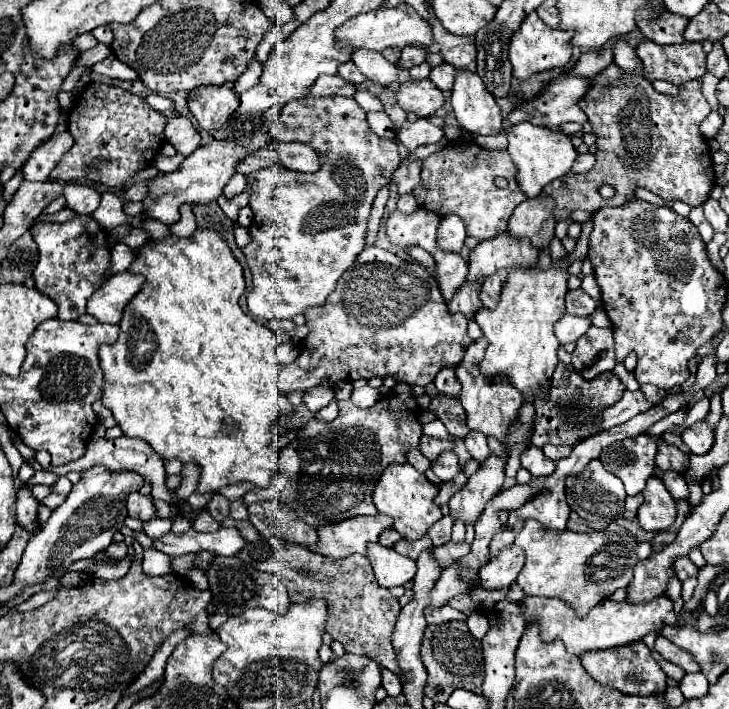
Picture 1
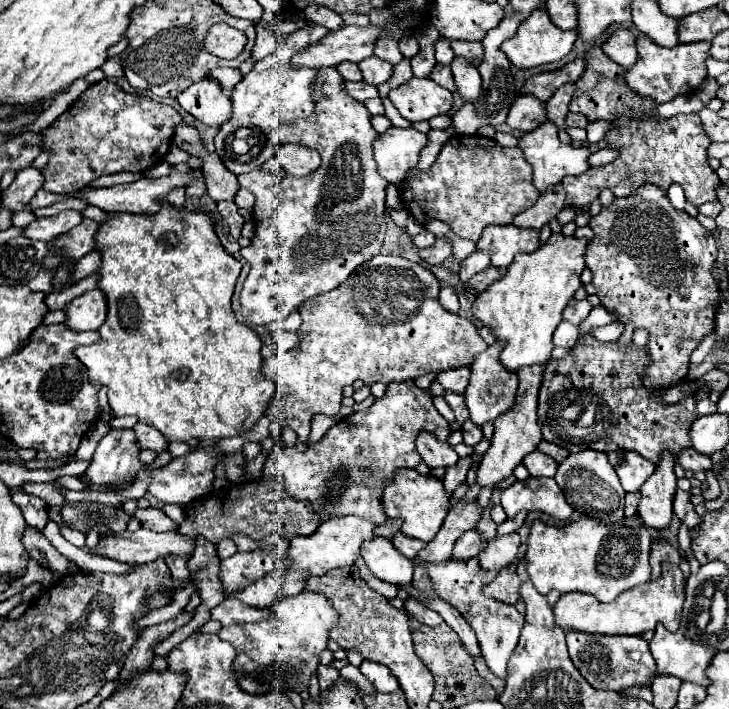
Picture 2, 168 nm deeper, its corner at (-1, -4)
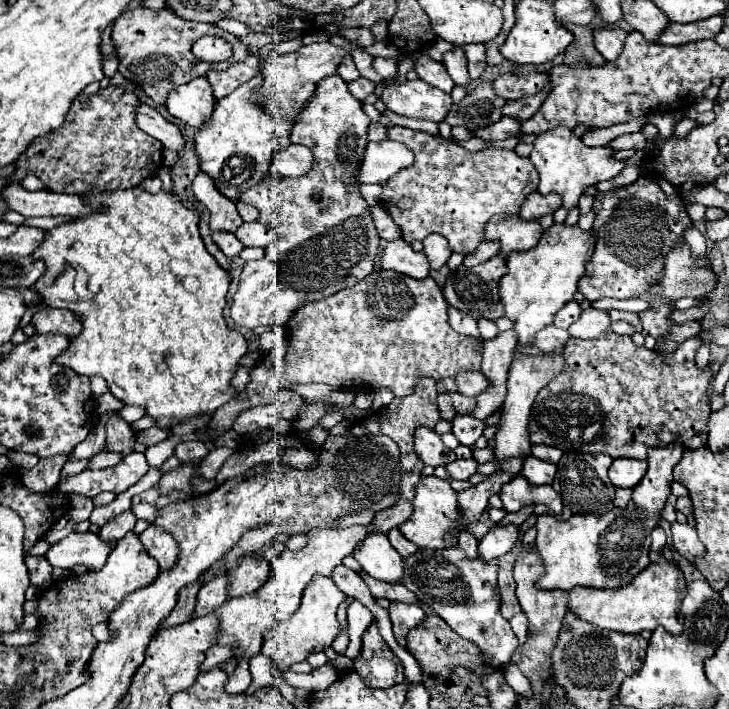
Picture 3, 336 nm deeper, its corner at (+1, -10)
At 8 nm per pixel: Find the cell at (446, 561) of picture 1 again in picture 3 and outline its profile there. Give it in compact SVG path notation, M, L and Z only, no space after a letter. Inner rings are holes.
M462 533L460 537L458 537L458 547L466 553L466 557L468 559L474 559L474 557L478 557L478 541L476 541L476 537L472 535L472 533Z

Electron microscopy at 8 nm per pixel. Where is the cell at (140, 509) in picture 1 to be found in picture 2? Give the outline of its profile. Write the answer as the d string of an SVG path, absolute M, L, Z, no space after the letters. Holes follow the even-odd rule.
M154 507L136 509L134 515L140 519L140 523L142 523L144 529L150 529L150 531L156 531L156 533L176 531L178 529L178 525L172 519L168 519L160 509L154 509Z

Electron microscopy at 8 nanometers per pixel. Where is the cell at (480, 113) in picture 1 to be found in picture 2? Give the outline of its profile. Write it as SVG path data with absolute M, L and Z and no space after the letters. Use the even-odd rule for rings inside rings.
M454 57L454 61L450 63L450 69L452 69L460 97L464 101L476 101L482 91L482 79L478 69L464 57Z

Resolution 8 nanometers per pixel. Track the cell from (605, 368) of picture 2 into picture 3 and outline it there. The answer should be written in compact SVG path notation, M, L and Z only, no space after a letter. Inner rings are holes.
M610 333L602 339L570 339L570 343L566 343L564 347L564 367L560 371L558 377L554 377L538 395L536 395L536 401L534 401L534 407L532 407L532 419L530 419L530 441L534 445L550 445L550 447L558 447L562 449L564 453L568 451L582 451L582 453L590 453L590 455L596 455L596 453L606 453L610 455L612 459L618 459L618 457L630 457L630 459L646 459L648 457L648 449L650 447L668 447L668 445L674 445L674 443L682 443L686 449L698 449L700 445L706 443L706 423L708 423L708 417L710 417L710 399L708 399L708 385L710 385L710 379L712 379L712 373L710 369L706 371L698 371L696 363L694 363L694 357L700 349L702 341L698 337L690 337L686 339L678 351L674 351L674 355L668 355L666 359L662 359L660 355L656 355L654 351L646 349L646 347L636 347L632 337L626 337L626 335L616 335L616 333Z

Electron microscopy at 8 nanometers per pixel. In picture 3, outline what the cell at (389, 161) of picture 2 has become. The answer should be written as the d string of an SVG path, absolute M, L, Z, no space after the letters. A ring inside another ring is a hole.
M384 139L378 143L368 143L362 161L362 171L358 175L360 183L386 183L398 171L414 163L414 153L404 143Z

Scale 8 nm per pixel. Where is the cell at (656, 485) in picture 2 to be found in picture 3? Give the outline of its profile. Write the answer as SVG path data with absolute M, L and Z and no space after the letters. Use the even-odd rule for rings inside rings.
M674 443L674 447L650 449L648 455L648 471L644 479L634 487L634 503L648 515L660 515L664 503L670 495L672 485L672 469L682 459L684 449Z

